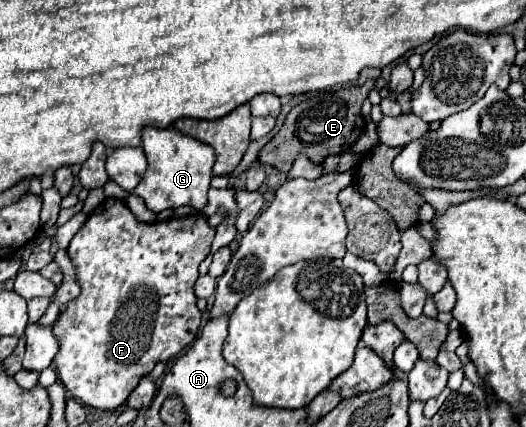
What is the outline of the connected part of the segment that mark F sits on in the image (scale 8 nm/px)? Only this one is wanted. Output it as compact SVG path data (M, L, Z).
M106 198L88 216L68 246L82 292L66 306L66 312L60 314L56 324L60 352L54 358L54 368L74 398L98 410L116 410L128 400L142 376L196 340L202 312L196 308L194 282L198 280L200 262L210 254L214 230L206 222L206 216L198 212L162 222L140 222L128 210L126 202L118 198Z

